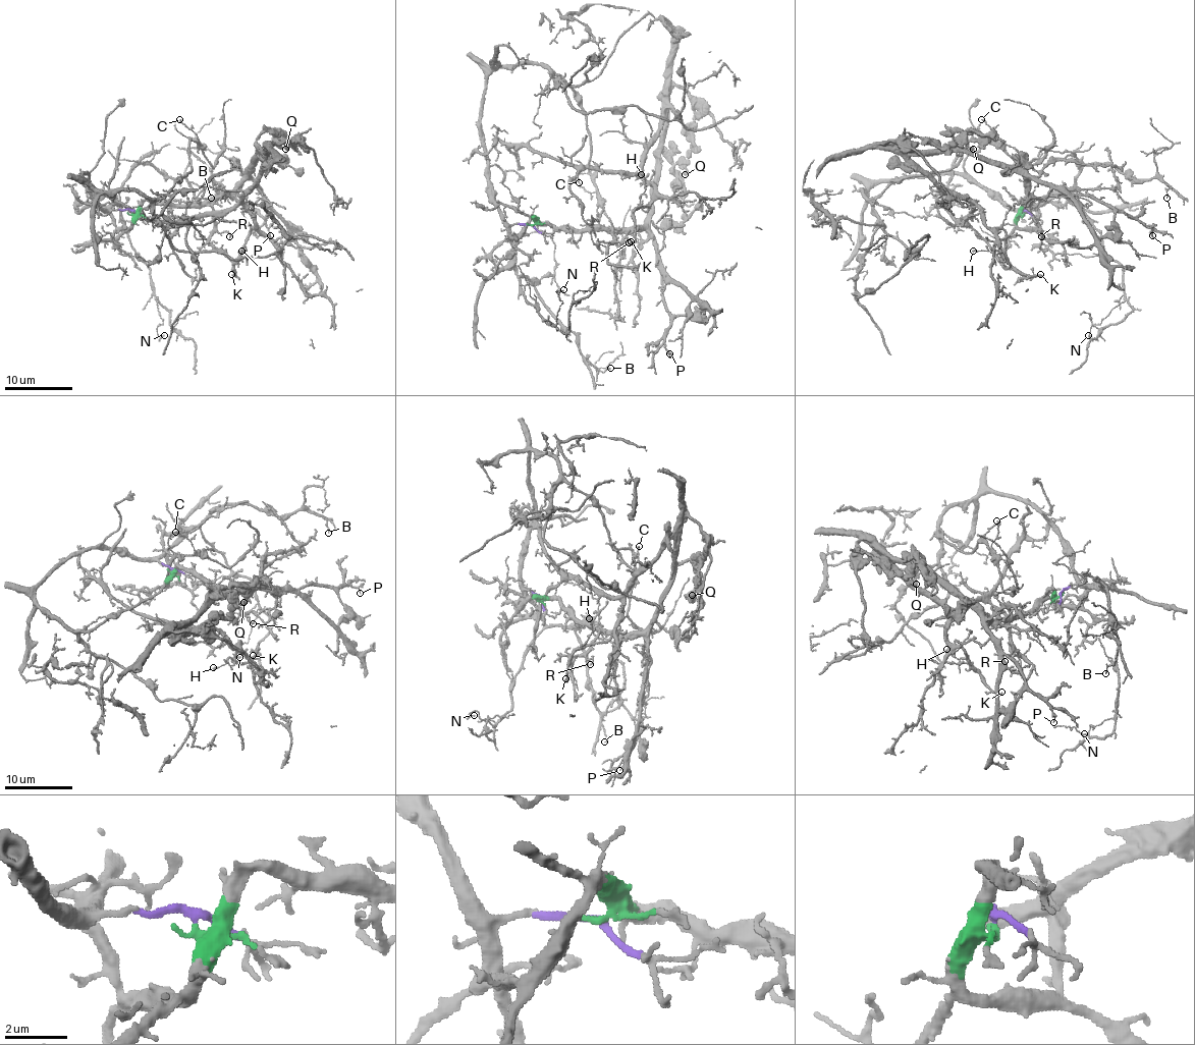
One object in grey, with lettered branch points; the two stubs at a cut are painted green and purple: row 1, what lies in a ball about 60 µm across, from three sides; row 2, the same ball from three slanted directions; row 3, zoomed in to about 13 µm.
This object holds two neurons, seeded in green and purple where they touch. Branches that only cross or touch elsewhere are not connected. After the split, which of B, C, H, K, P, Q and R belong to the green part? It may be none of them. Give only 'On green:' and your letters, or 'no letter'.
On green: H, K, P, Q, R

